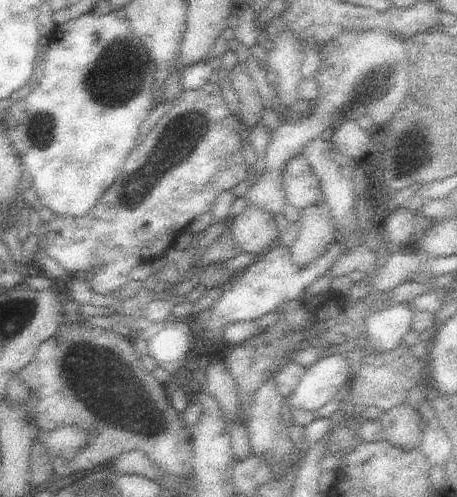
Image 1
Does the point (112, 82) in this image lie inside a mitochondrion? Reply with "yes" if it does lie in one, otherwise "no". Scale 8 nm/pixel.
yes

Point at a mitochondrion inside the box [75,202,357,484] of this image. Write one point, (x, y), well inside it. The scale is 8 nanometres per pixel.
(131, 406)

